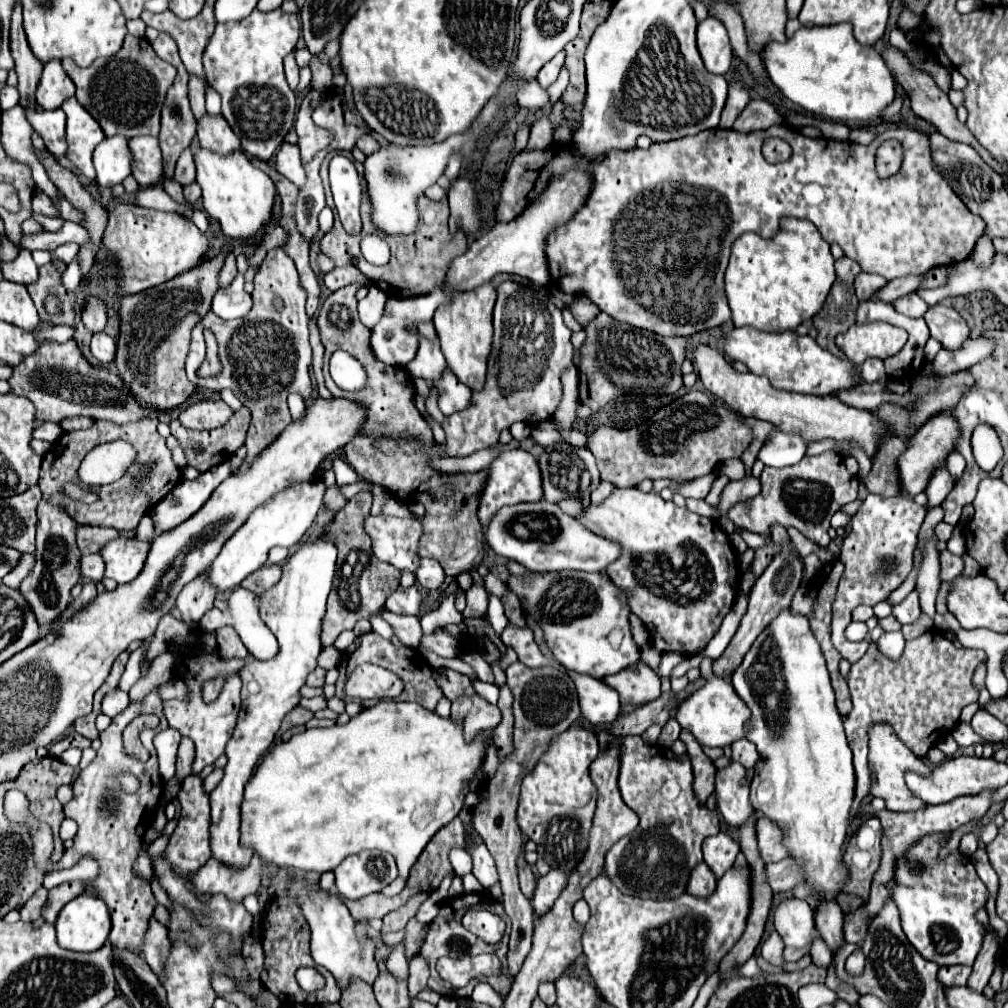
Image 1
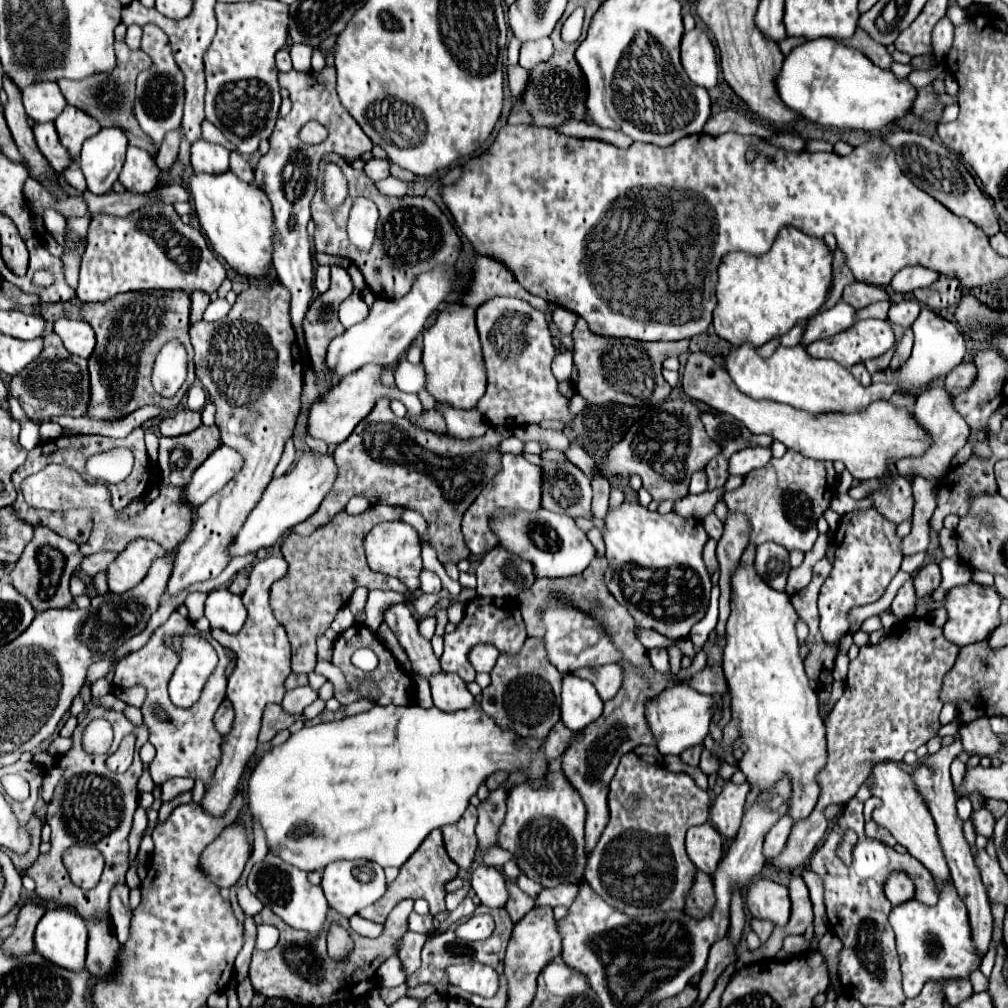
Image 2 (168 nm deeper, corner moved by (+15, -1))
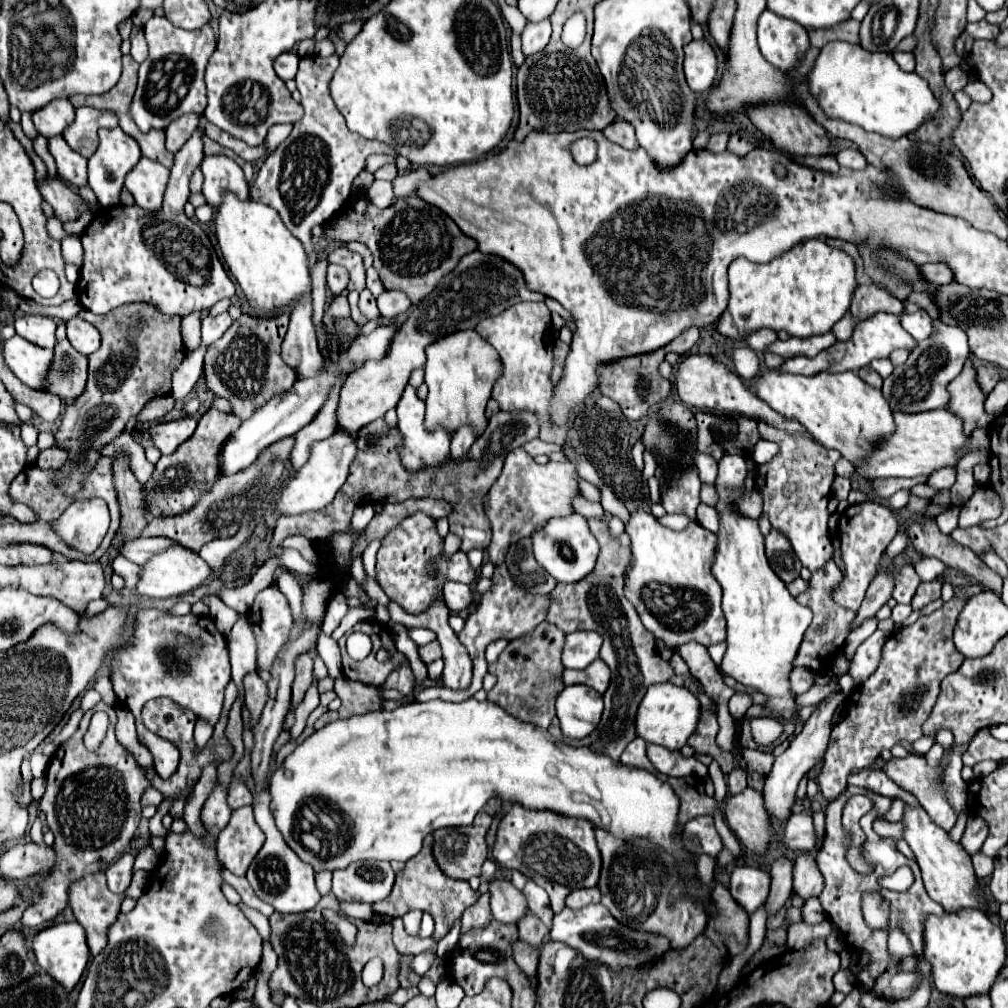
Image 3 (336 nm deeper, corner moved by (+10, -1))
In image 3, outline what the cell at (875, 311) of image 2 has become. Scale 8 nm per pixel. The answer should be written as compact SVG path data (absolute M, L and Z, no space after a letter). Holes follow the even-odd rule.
M847 313L847 315L833 327L833 335L835 335L837 341L845 341L845 339L851 337L851 333L853 333L853 317L851 317L851 313Z

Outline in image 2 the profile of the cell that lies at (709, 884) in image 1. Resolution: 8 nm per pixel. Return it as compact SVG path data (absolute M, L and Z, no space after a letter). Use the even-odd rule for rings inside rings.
M696 871L694 875L694 883L690 887L690 893L686 897L686 907L684 911L688 911L688 915L694 917L704 917L706 911L710 911L714 905L714 891L712 891L712 877Z

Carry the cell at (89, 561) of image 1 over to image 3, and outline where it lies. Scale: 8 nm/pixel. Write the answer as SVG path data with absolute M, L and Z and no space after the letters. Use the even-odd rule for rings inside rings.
M147 537L137 539L135 543L125 543L125 547L121 547L119 553L137 565L145 565L153 555L165 551L165 547L173 547L173 543L175 541L165 537Z

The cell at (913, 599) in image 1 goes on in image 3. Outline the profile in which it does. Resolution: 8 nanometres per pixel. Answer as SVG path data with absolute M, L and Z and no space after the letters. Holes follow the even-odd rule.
M907 563L905 567L901 567L901 571L897 571L897 579L893 579L895 587L893 587L893 599L897 603L911 603L915 591L917 591L917 585L921 583L919 575L915 573L913 565Z

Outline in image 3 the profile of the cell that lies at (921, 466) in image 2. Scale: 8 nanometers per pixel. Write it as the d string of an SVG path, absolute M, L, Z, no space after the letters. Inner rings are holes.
M971 359L965 361L963 373L955 381L951 381L947 389L951 393L951 401L947 407L957 417L961 415L967 435L973 433L973 429L977 429L977 427L987 427L993 421L993 413L987 413L983 407L985 393L981 391L979 383L977 383L975 365Z

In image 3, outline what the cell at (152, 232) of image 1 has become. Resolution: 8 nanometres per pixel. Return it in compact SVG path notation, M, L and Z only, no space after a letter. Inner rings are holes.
M199 127L185 147L175 153L175 165L159 211L151 213L137 205L117 205L101 209L89 223L81 235L85 263L77 281L77 299L85 309L109 313L123 303L141 301L165 315L187 317L235 295L235 285L219 263L207 233L183 213L183 205L189 199L189 179L203 161L201 135L203 129Z

